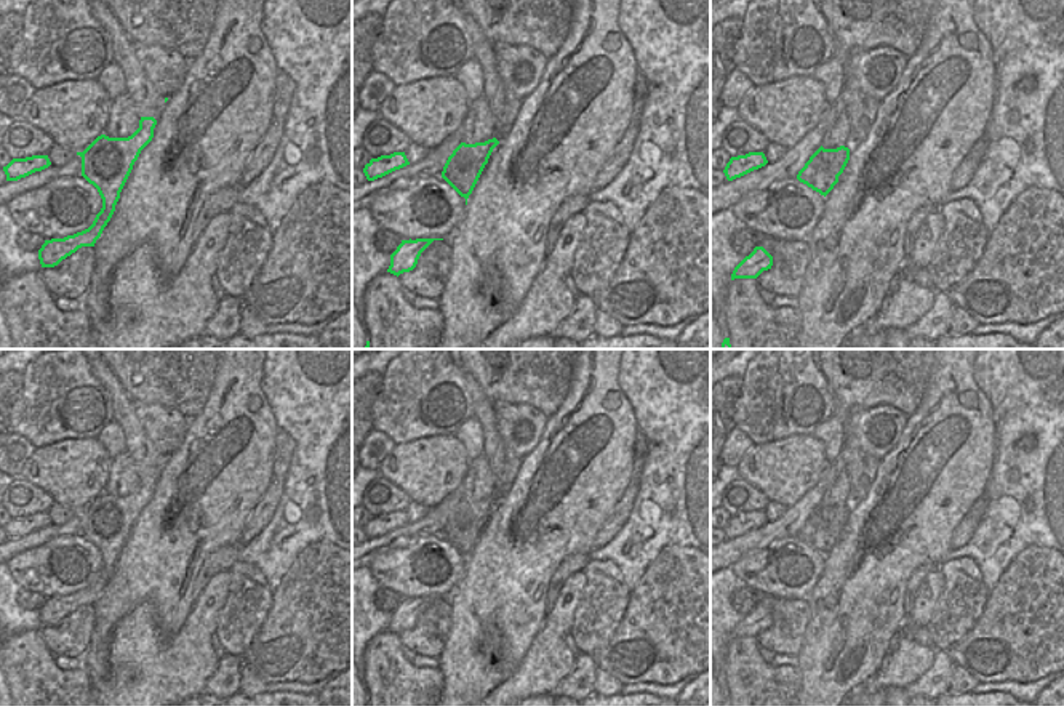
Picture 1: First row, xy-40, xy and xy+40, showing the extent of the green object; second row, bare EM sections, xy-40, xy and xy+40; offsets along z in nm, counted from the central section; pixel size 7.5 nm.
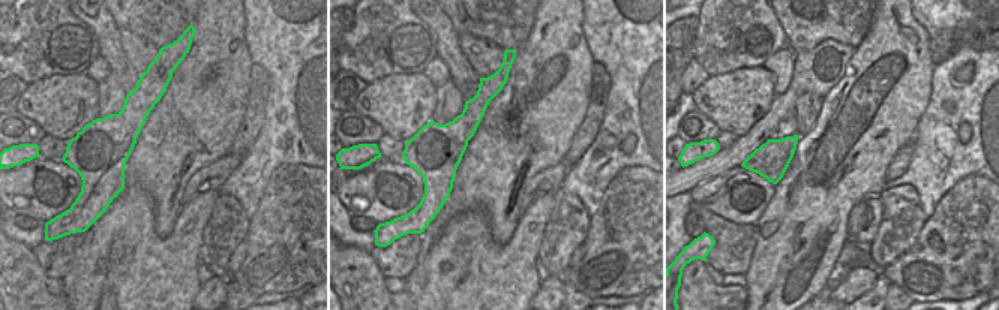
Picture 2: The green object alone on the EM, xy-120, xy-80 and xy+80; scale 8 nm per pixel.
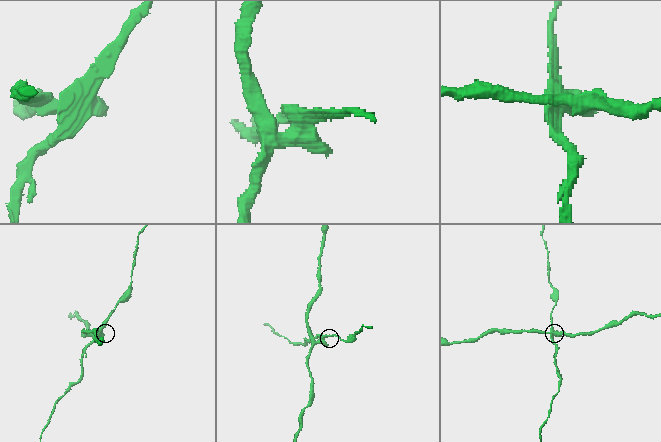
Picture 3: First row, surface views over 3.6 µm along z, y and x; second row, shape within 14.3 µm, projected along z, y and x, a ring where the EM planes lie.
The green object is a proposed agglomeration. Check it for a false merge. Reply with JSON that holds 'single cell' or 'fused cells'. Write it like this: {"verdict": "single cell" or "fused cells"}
{"verdict": "fused cells"}

